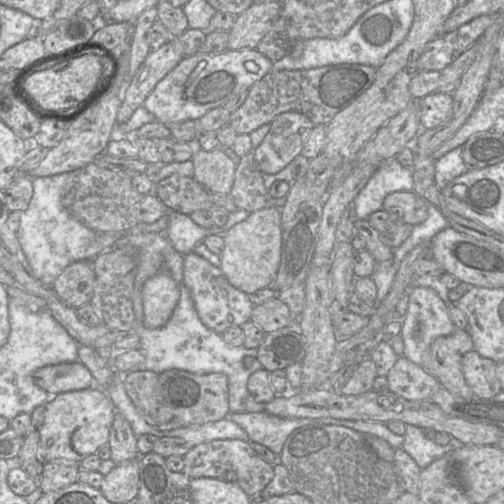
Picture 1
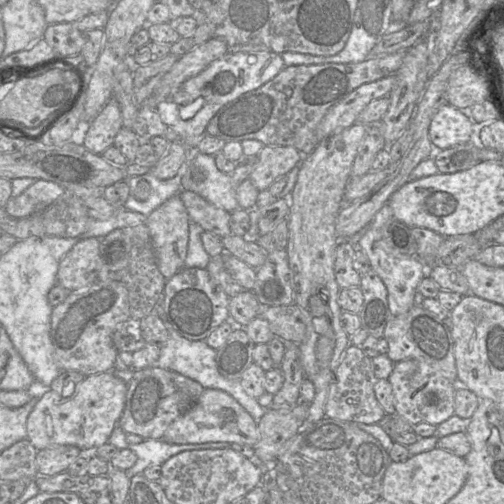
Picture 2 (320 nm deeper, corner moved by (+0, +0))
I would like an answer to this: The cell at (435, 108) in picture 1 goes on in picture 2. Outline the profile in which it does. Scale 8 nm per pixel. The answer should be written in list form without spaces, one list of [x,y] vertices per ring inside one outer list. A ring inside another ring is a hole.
[[[442,105],[434,115],[429,138],[435,151],[442,151],[471,140],[473,123],[458,108]]]

